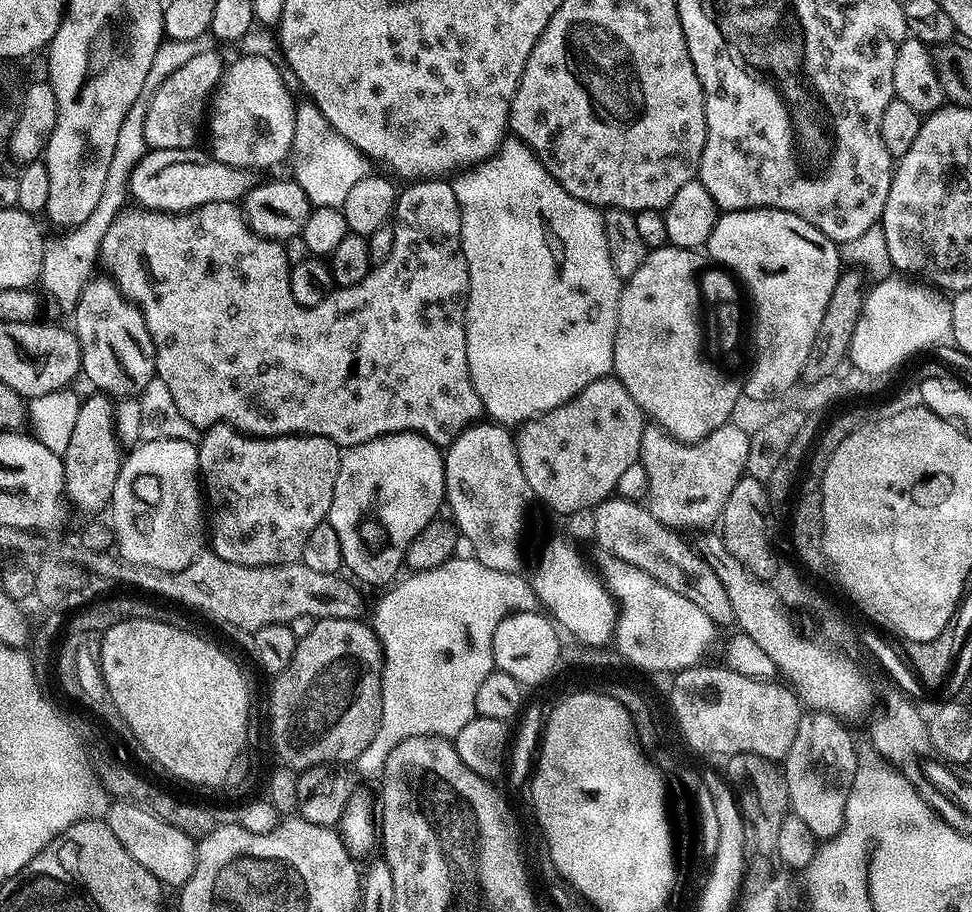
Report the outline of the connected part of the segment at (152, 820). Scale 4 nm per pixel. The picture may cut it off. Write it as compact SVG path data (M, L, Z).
M127 798L113 799L108 805L106 819L110 830L114 830L114 838L122 842L126 854L130 854L130 858L134 858L138 866L146 866L146 870L150 870L150 874L154 874L154 878L160 881L161 885L179 890L184 887L190 874L194 874L197 841L182 830L178 830L178 826L162 822L162 818L142 810Z

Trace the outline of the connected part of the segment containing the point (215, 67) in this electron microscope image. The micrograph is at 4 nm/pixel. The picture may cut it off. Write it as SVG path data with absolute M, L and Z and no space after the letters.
M205 50L202 54L195 55L186 66L182 66L180 70L174 70L153 94L149 102L149 110L142 116L144 140L148 143L149 149L178 150L193 147L199 141L196 139L200 136L200 128L202 132L202 125L206 120L206 109L226 67L225 61L220 61L219 54L212 51Z

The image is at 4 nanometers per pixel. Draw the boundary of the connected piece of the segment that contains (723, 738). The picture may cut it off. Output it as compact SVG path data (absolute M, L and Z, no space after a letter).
M708 663L684 670L680 679L674 681L675 704L688 739L697 748L733 751L734 754L758 754L773 762L783 761L784 755L790 750L790 742L794 742L794 734L798 734L798 722L802 715L800 697L791 687L783 688L779 682L756 680L754 677L738 674L727 666L715 668Z

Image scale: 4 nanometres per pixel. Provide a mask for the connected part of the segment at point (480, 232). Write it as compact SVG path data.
M515 138L505 139L500 146L500 151L491 159L479 164L472 171L461 175L460 181L455 181L454 187L456 190L456 197L460 203L460 217L462 218L462 234L460 235L460 245L464 251L466 258L466 266L468 267L468 305L464 311L464 325L466 326L466 358L468 359L468 369L470 370L470 378L474 390L478 394L478 398L482 402L484 412L487 413L495 423L503 424L505 426L519 426L525 424L527 420L533 420L536 416L546 414L550 410L554 410L558 406L562 406L566 402L570 402L581 392L586 386L590 386L590 382L601 380L602 377L609 375L612 372L612 363L614 362L614 338L618 330L618 306L620 305L620 290L622 281L620 276L614 270L614 262L610 262L610 250L606 250L606 230L604 229L604 218L601 209L597 208L595 204L587 204L578 198L574 198L574 194L570 194L562 187L553 176L548 173L546 166L542 166L542 162L534 155L525 144Z

